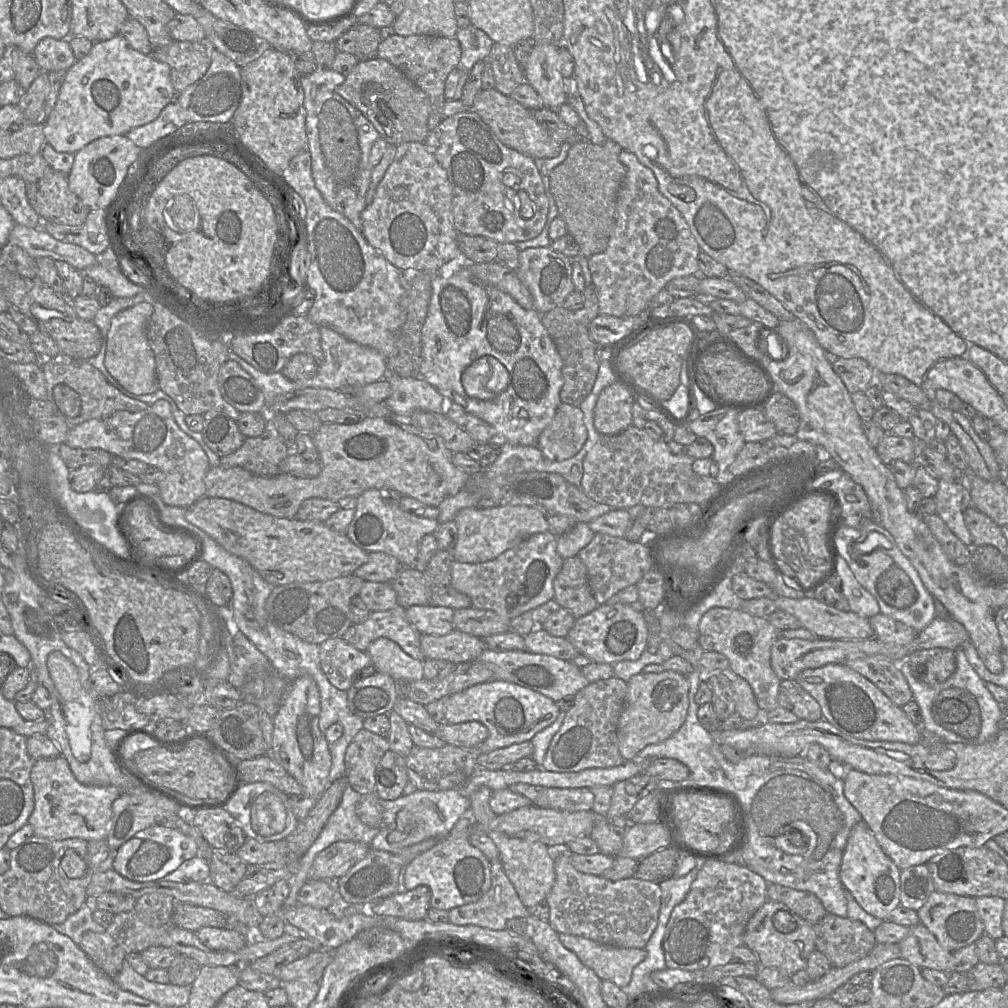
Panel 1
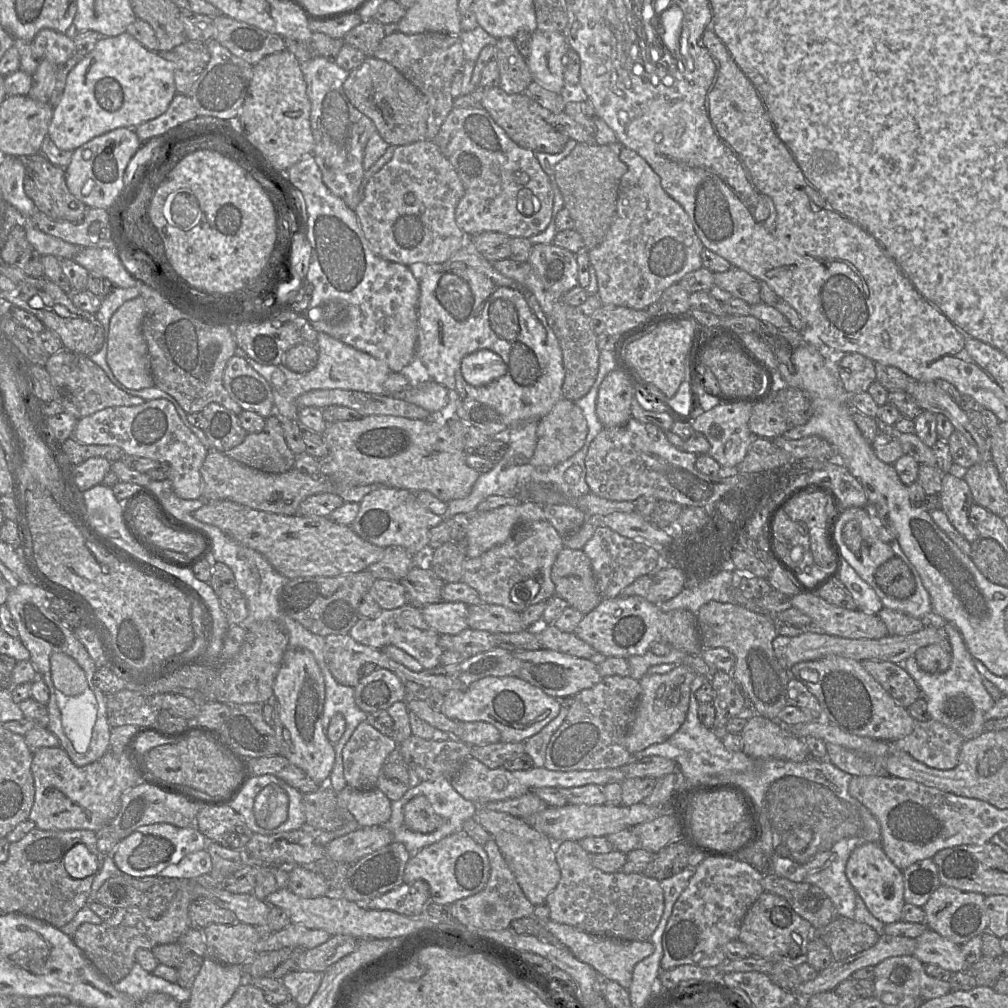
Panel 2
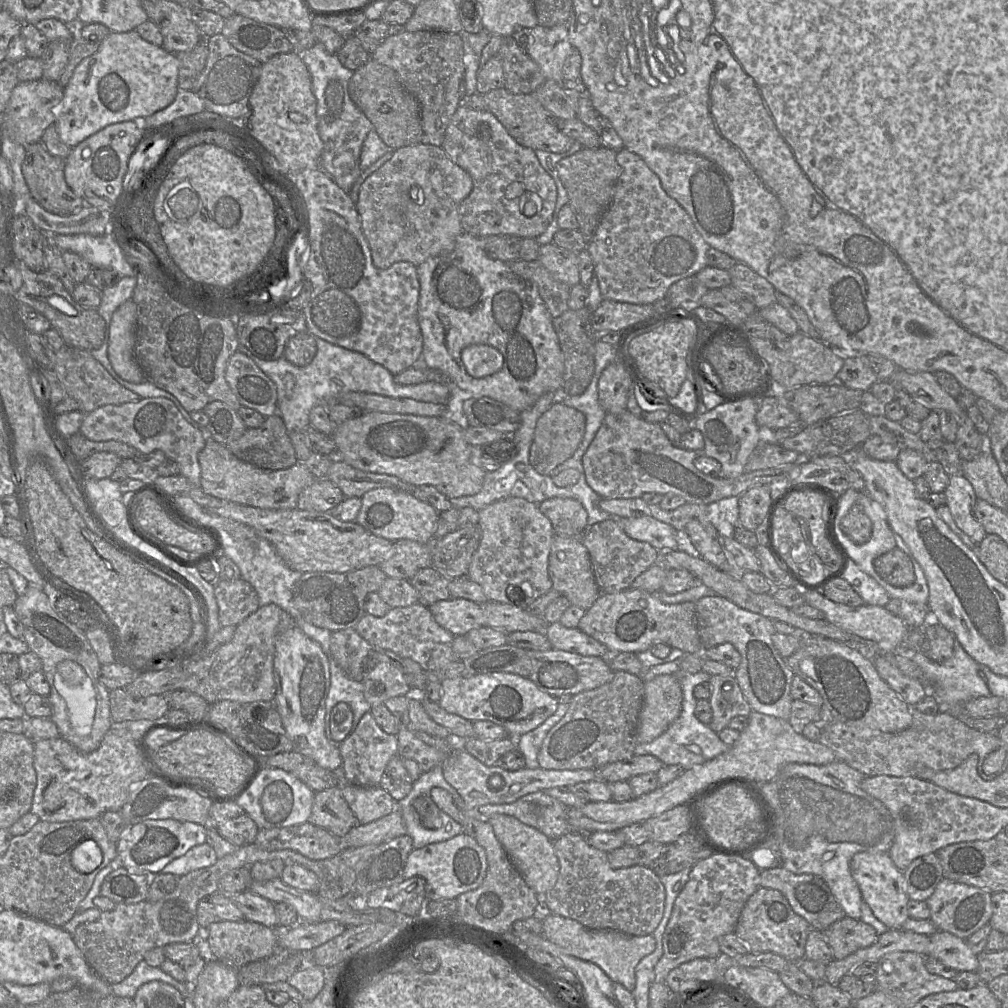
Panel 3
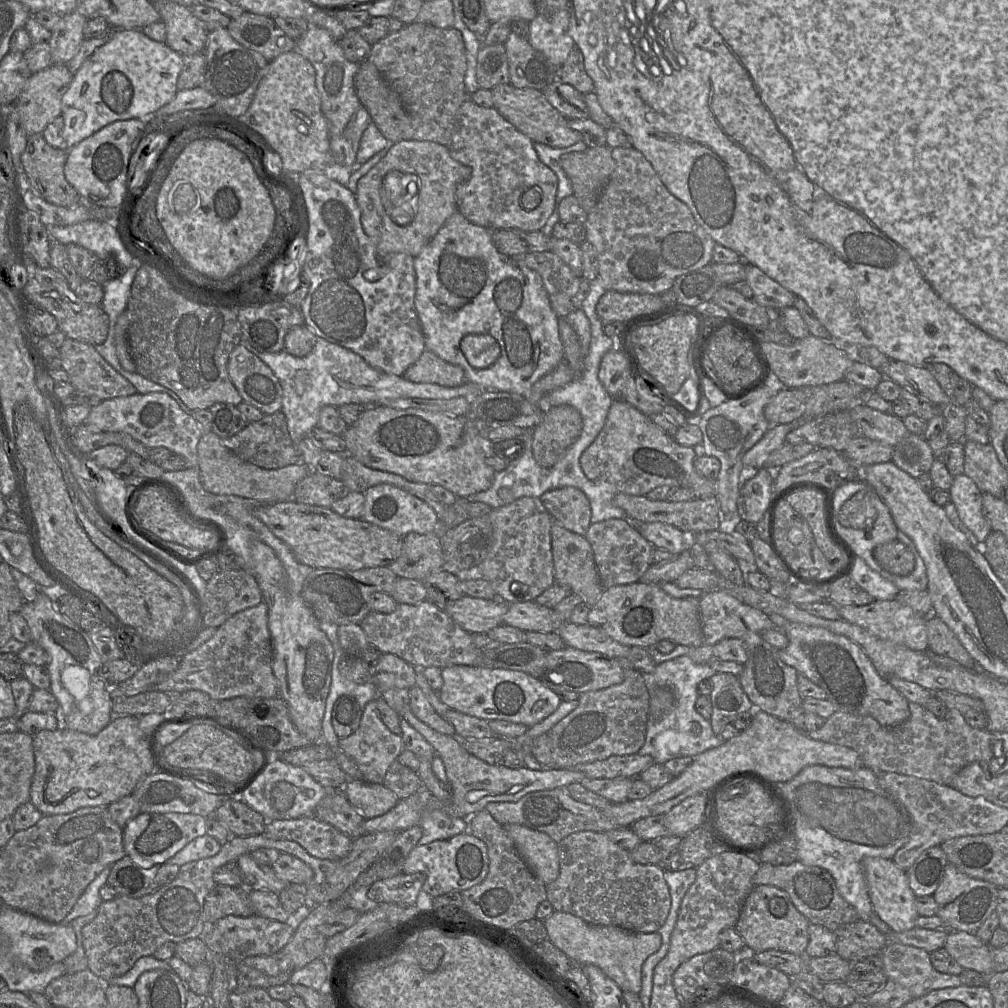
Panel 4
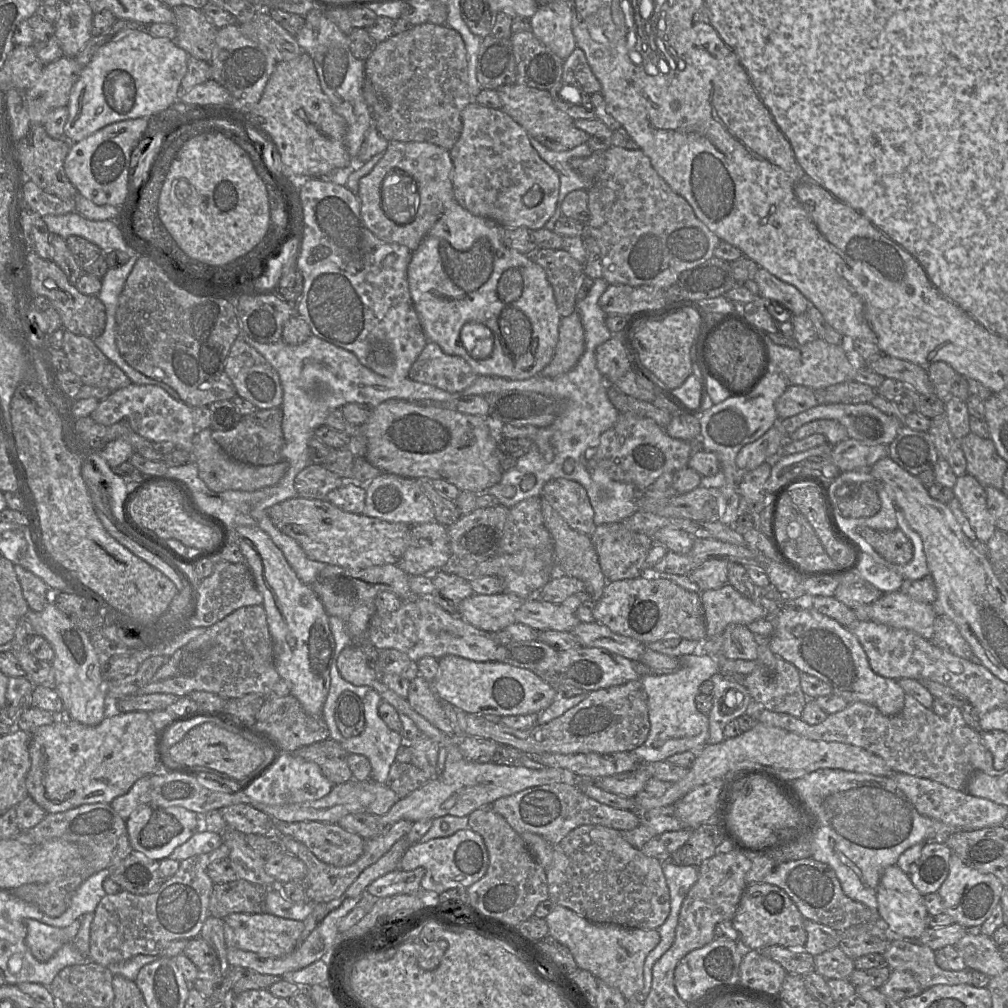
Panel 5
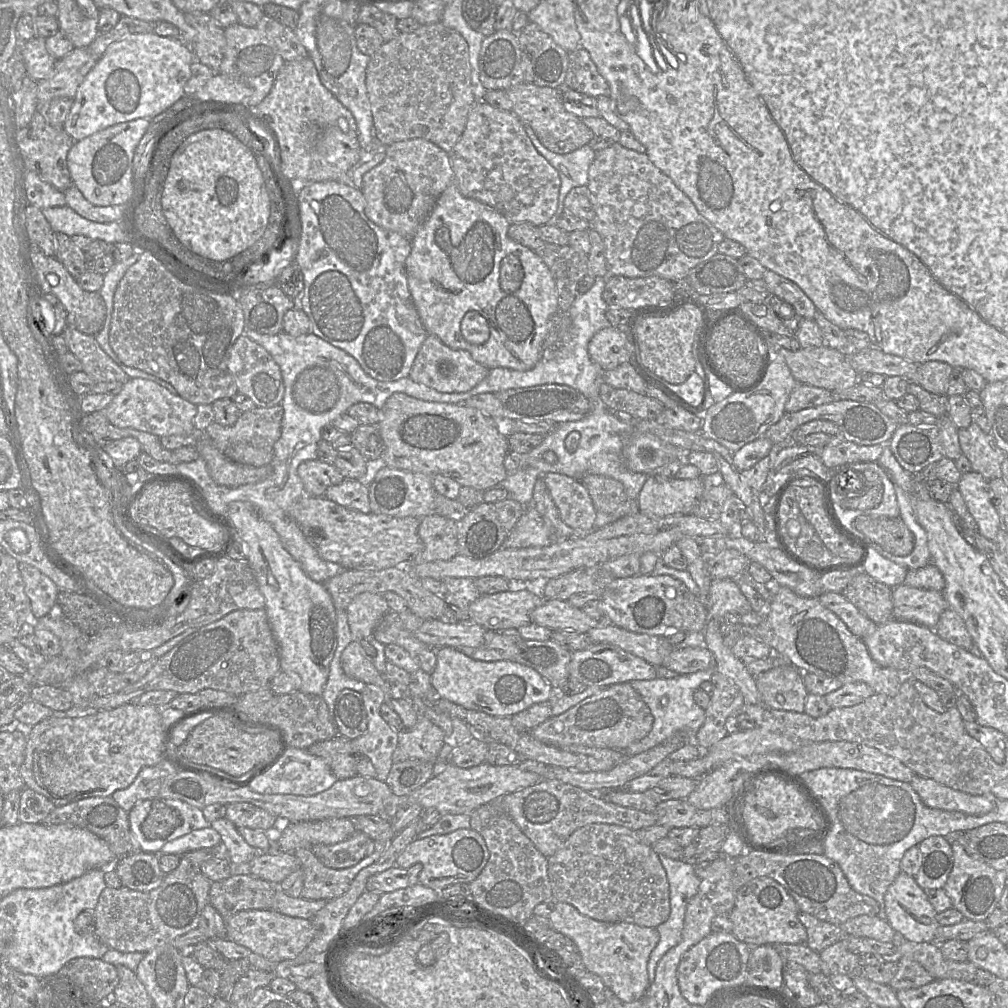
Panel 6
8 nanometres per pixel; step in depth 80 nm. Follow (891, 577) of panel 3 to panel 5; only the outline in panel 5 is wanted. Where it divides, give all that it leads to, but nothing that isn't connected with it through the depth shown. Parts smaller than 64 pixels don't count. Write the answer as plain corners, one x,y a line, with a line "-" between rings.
863,528
861,536
888,562
904,565
914,556
914,547
904,532
897,528
892,531
876,531

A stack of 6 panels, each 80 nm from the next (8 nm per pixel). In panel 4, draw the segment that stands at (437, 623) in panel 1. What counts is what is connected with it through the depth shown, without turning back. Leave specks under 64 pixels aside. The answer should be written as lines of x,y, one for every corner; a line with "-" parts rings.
462,596
449,603
444,611
461,628
471,634
487,634
503,624
509,604
499,599
486,600

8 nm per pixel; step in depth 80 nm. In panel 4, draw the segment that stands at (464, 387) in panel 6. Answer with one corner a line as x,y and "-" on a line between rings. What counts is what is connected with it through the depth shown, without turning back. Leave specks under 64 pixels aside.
426,349
402,376
414,383
434,383
444,387
457,387
466,382
462,367
448,363

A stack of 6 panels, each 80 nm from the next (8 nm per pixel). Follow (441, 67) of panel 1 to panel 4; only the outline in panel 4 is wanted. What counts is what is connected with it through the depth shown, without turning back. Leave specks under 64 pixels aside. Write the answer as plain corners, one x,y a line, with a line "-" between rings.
413,22
397,32
389,32
373,44
368,61
376,66
401,100
413,127
412,140
431,141
448,146
453,135
457,111
470,96
464,83
467,65
466,48
461,32
454,27
438,28
426,23

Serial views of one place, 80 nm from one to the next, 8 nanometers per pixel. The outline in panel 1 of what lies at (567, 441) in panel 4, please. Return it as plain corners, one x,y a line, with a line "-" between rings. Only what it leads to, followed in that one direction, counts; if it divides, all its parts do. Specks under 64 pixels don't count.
561,402
536,445
548,460
563,461
577,454
586,440
583,412
578,406

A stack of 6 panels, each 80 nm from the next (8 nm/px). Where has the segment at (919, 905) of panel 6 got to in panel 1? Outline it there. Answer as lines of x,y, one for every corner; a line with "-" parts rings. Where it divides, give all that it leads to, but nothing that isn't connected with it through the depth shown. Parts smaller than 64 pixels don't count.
862,821
851,828
840,865
840,880
844,888
849,891
857,903
869,914
876,918
887,920
890,913
900,905
900,874
894,862
880,847
874,834

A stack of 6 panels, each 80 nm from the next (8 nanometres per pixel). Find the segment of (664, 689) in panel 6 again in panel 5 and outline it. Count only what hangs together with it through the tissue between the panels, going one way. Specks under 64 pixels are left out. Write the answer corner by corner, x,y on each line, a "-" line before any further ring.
702,653
683,655
679,660
680,667
673,673
640,677
648,697
650,732
645,743
631,752
643,764
666,761
670,756
686,751
698,754
708,744
708,716
697,709
695,699
701,684
720,672
719,664
716,659

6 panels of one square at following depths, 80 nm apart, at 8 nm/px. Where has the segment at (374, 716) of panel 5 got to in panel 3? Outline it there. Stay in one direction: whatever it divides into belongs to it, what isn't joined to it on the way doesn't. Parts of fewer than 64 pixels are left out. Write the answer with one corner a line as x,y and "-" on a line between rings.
371,711
366,712
345,740
338,744
345,781
360,787
378,786
388,762
398,754
397,736
384,732

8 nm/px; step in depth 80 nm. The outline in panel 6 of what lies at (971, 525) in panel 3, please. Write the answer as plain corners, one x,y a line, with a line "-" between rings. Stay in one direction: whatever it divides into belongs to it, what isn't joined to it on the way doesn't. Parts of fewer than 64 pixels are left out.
970,471
962,474
954,487
960,491
978,532
994,541
1003,524
991,501
989,481
978,472

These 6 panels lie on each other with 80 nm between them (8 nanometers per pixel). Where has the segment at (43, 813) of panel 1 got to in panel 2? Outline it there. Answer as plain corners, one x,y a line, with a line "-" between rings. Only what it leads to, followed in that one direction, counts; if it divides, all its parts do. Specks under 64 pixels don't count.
42,747
33,753
34,803
29,819
41,830
98,831
119,813
122,796
139,783
136,772
123,753
106,752
88,765
76,766
61,747

